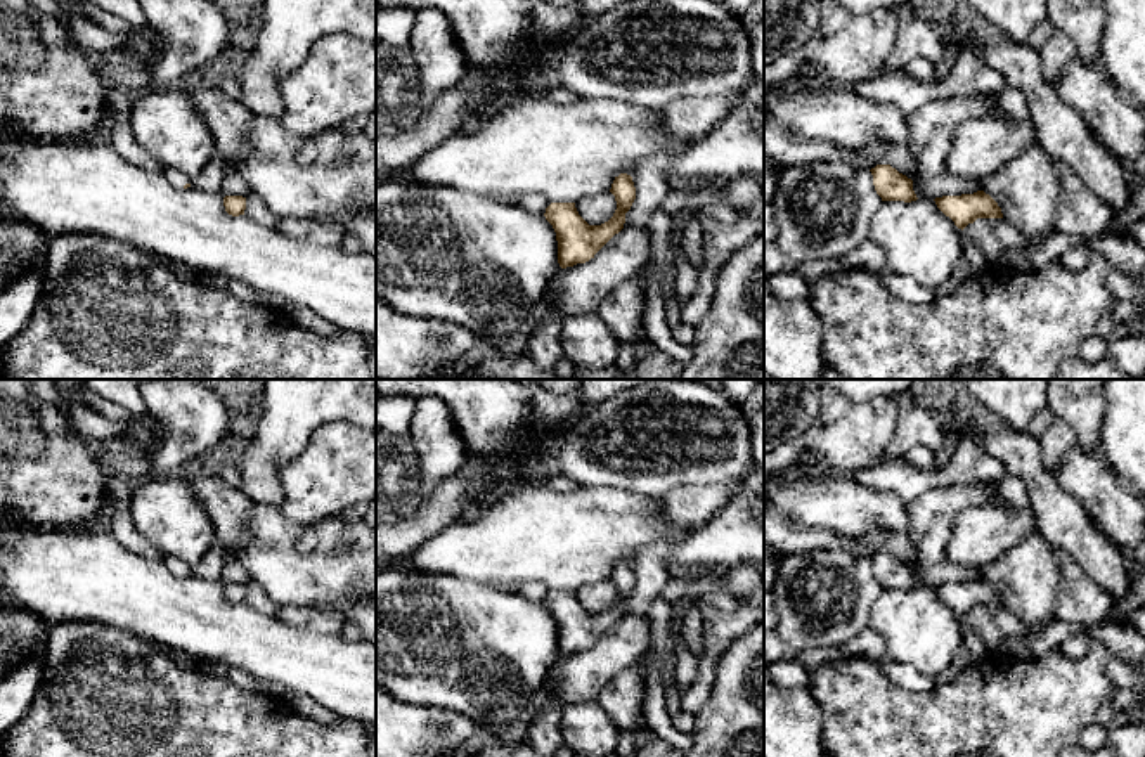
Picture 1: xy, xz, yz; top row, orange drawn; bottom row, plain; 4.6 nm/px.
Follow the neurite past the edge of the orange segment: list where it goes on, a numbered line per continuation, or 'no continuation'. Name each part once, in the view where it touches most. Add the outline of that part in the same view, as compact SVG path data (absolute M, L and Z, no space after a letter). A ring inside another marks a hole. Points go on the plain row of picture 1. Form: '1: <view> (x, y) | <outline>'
1: xy (177, 567) | M161 556L161 560L173 575L184 577L185 572L191 572L191 566L175 556Z

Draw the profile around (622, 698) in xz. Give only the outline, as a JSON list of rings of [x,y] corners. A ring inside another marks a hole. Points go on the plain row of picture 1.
[[[634,667],[617,674],[596,696],[620,729],[648,731],[644,717],[644,677]]]

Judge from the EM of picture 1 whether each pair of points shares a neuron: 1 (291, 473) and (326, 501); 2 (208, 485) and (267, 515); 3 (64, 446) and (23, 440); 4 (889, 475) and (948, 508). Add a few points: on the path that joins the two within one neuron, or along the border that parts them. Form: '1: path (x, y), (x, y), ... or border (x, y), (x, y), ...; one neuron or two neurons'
1: path (300, 477), (317, 492); one neuron
2: border (255, 503), (243, 534), (234, 543); two neurons
3: border (25, 406), (44, 439), (44, 449), (33, 459); two neurons
4: border (963, 484), (937, 485), (906, 504); two neurons

